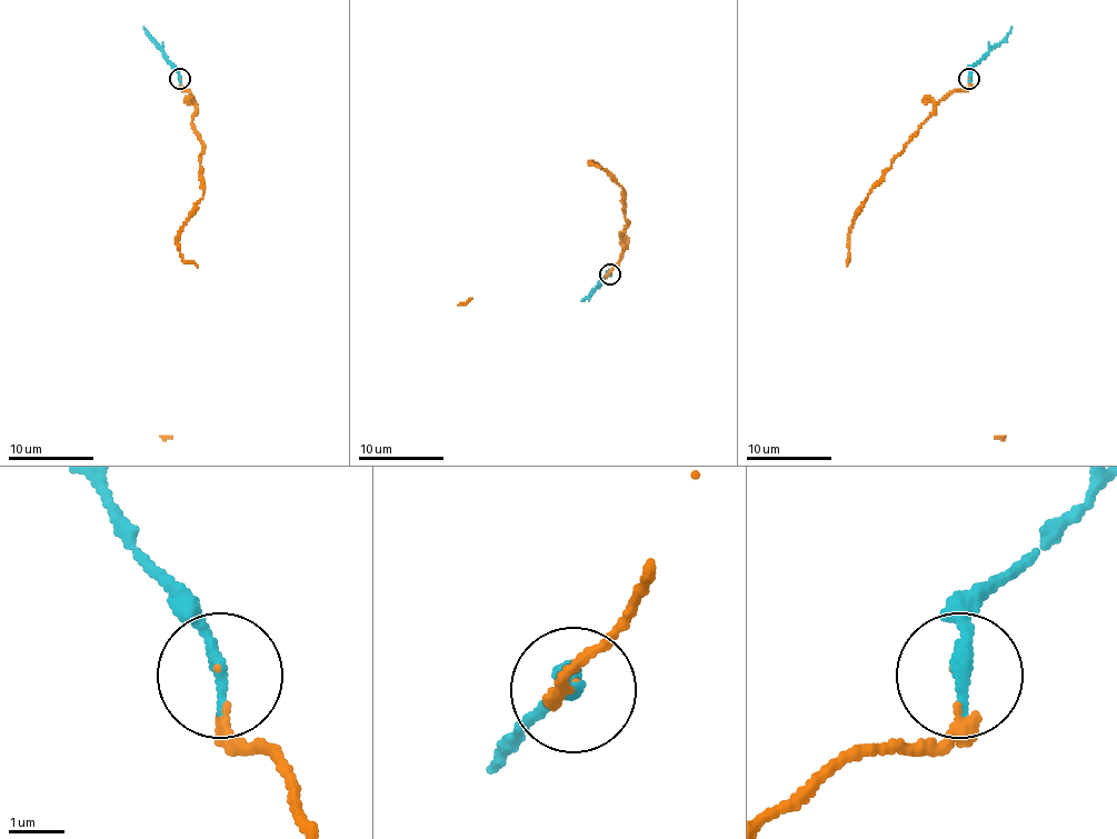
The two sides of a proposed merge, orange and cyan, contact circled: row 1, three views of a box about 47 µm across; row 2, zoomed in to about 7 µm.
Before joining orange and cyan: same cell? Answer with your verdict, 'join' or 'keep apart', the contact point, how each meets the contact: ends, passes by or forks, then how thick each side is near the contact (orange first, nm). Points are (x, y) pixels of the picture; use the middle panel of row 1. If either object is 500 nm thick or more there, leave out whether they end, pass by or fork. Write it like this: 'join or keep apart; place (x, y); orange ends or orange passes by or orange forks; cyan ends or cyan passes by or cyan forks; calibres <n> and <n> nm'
join; place (609, 275); orange ends; cyan ends; calibres 60 and 260 nm

